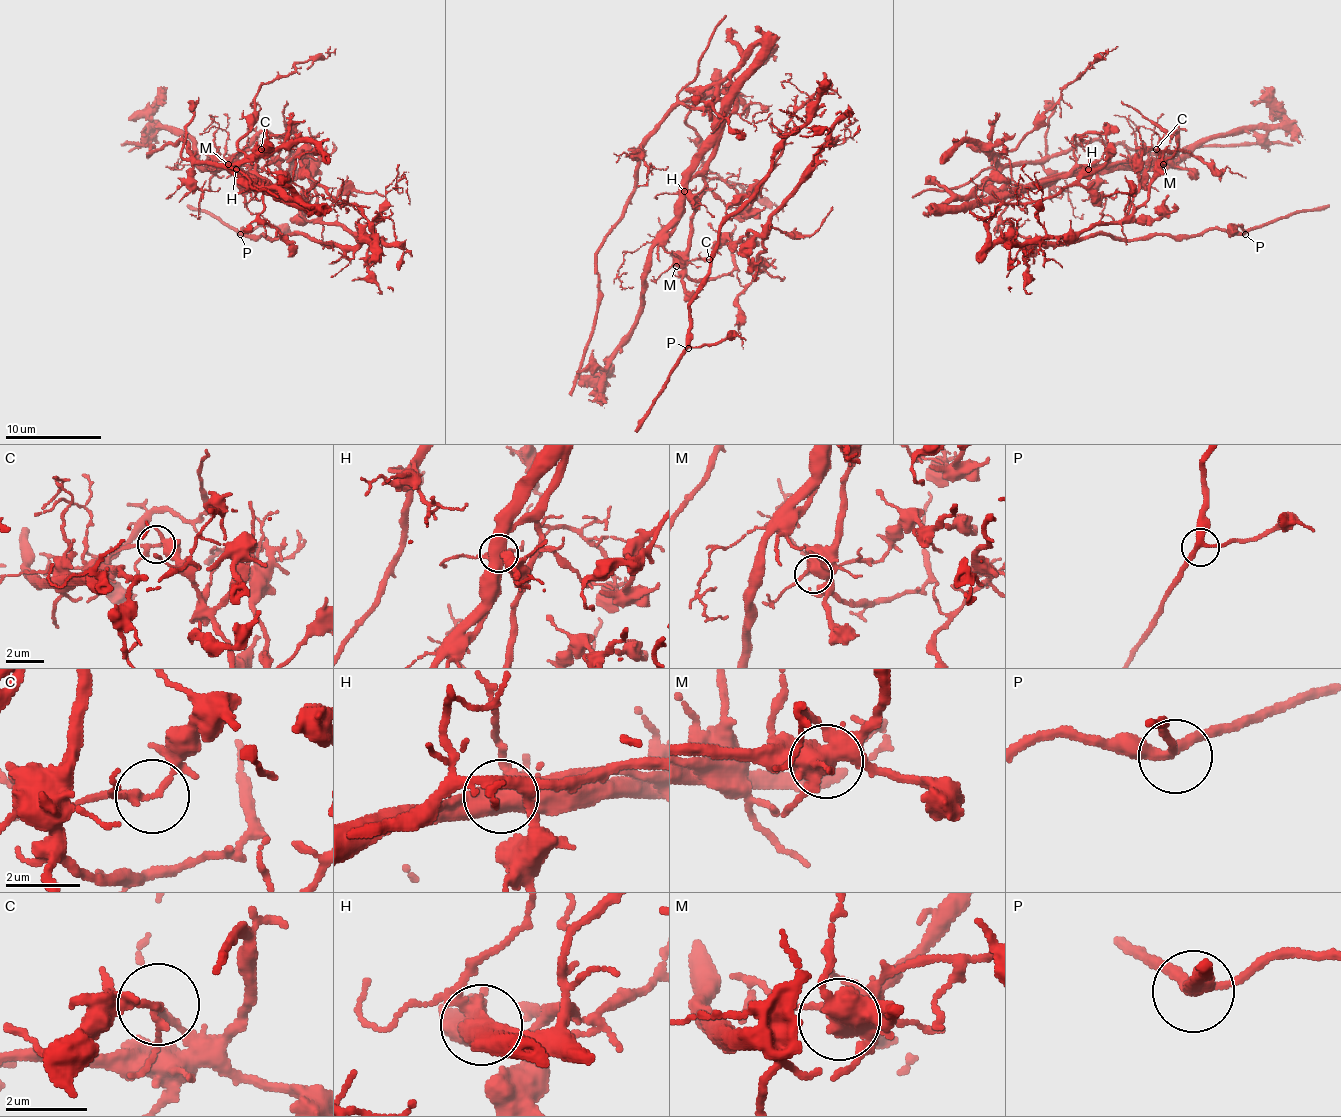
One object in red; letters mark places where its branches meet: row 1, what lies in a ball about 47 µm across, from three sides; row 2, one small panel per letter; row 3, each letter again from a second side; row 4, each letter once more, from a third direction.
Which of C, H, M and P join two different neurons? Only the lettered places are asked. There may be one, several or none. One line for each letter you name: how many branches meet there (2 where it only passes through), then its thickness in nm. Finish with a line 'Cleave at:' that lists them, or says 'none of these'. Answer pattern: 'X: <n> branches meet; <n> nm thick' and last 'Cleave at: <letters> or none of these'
C: 3 branches meet; 150 nm thick
H: 5 branches meet; 550 nm thick
Cleave at: C, H

